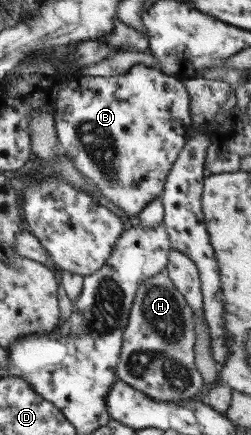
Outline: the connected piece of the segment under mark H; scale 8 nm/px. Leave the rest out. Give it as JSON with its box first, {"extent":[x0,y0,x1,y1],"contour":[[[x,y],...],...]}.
{"extent":[116,269,203,402],"contour":[[[167,269],[138,287],[129,322],[122,334],[122,349],[116,378],[156,402],[192,400],[202,388],[203,377],[195,364],[193,311],[184,296],[174,287]]]}

